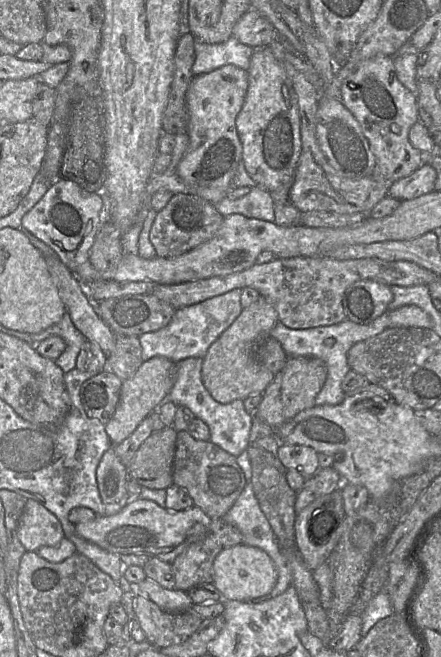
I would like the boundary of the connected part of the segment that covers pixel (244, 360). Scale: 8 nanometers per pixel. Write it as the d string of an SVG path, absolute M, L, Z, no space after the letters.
M260 295L255 302L243 308L235 321L209 347L203 358L201 376L204 386L217 402L244 401L251 394L262 394L273 381L275 375L256 360L254 348L278 322L274 306Z

